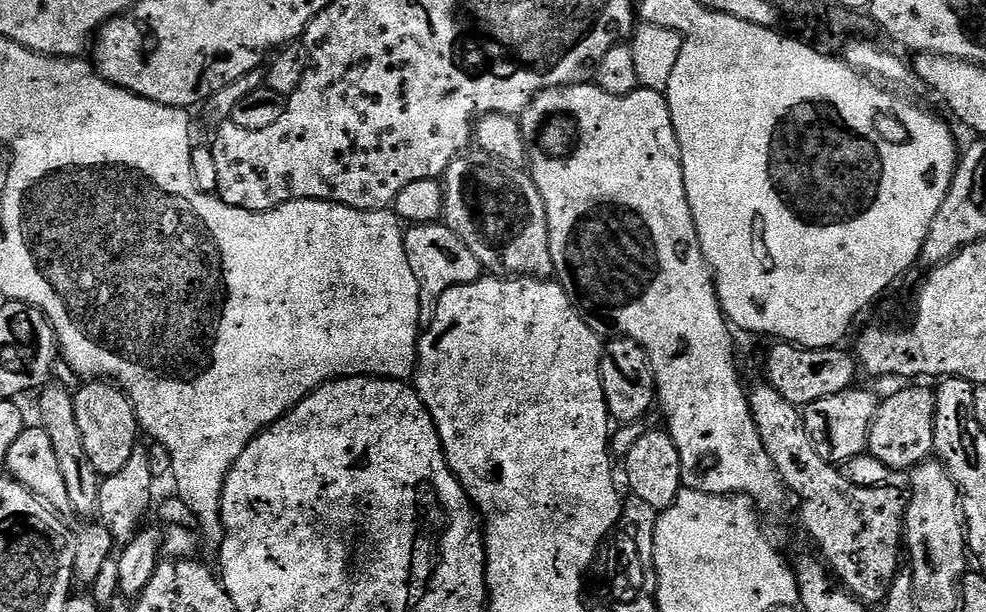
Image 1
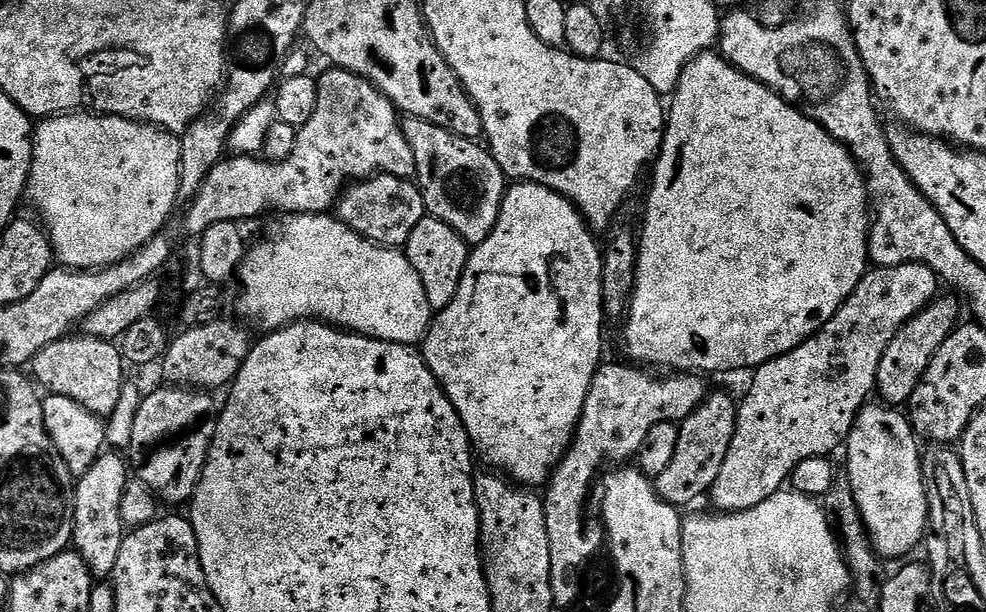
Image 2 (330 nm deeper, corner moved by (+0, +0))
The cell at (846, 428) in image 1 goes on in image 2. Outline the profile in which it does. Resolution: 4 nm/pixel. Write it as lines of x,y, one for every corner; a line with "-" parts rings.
937,295
936,299
929,302
927,308
907,320
890,342
890,346
886,346
878,362
875,387
878,396
880,392
879,399
883,403
889,406
904,406
911,401
914,390
918,390
918,382
922,382
934,354
942,346
942,342
946,342
946,338
961,319
959,318
961,301
955,295
952,296

